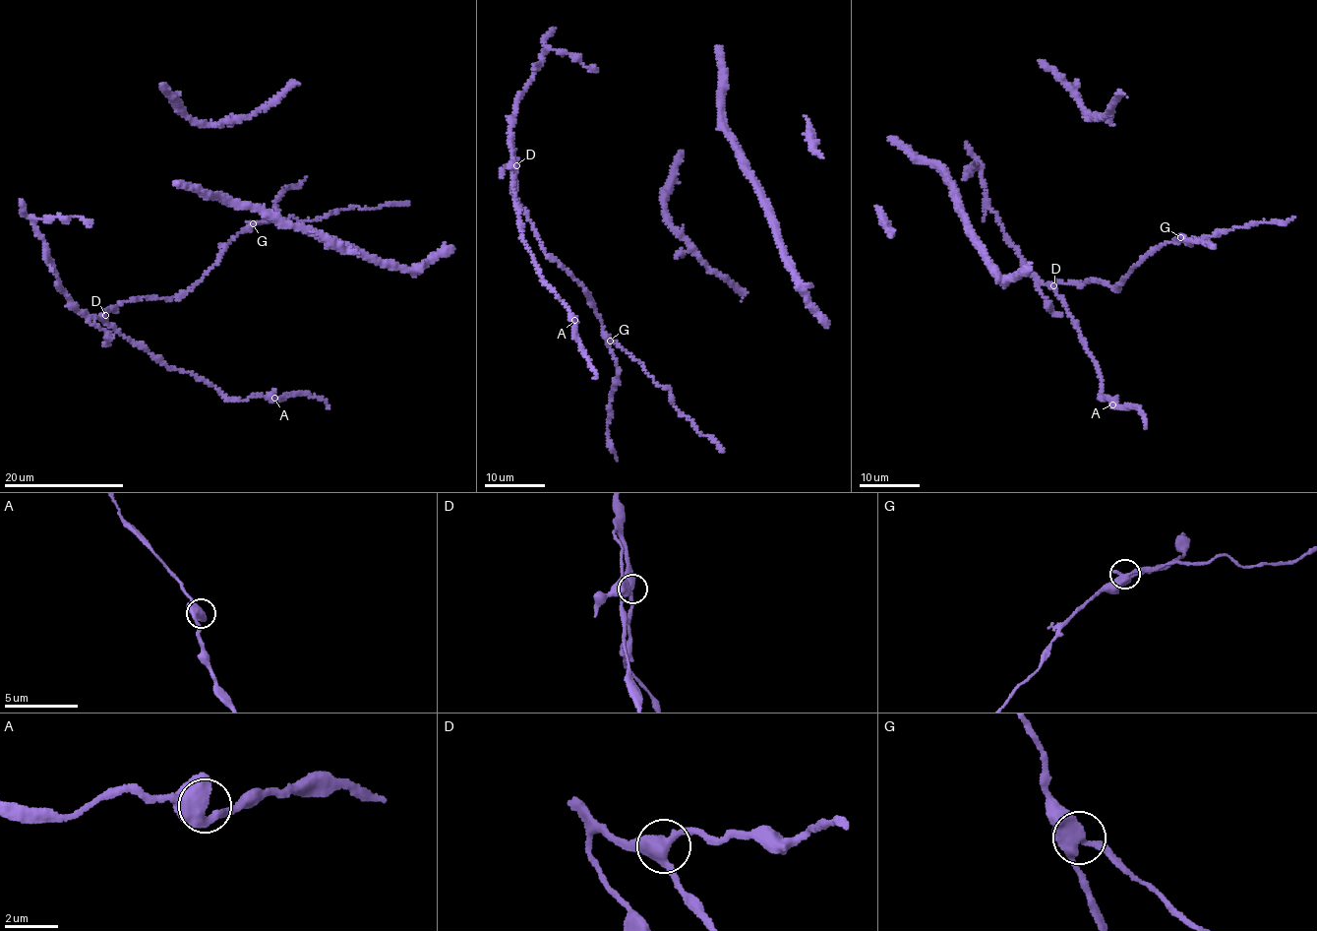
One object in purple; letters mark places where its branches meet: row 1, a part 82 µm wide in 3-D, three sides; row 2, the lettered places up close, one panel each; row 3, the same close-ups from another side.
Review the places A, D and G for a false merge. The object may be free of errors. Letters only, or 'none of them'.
G

